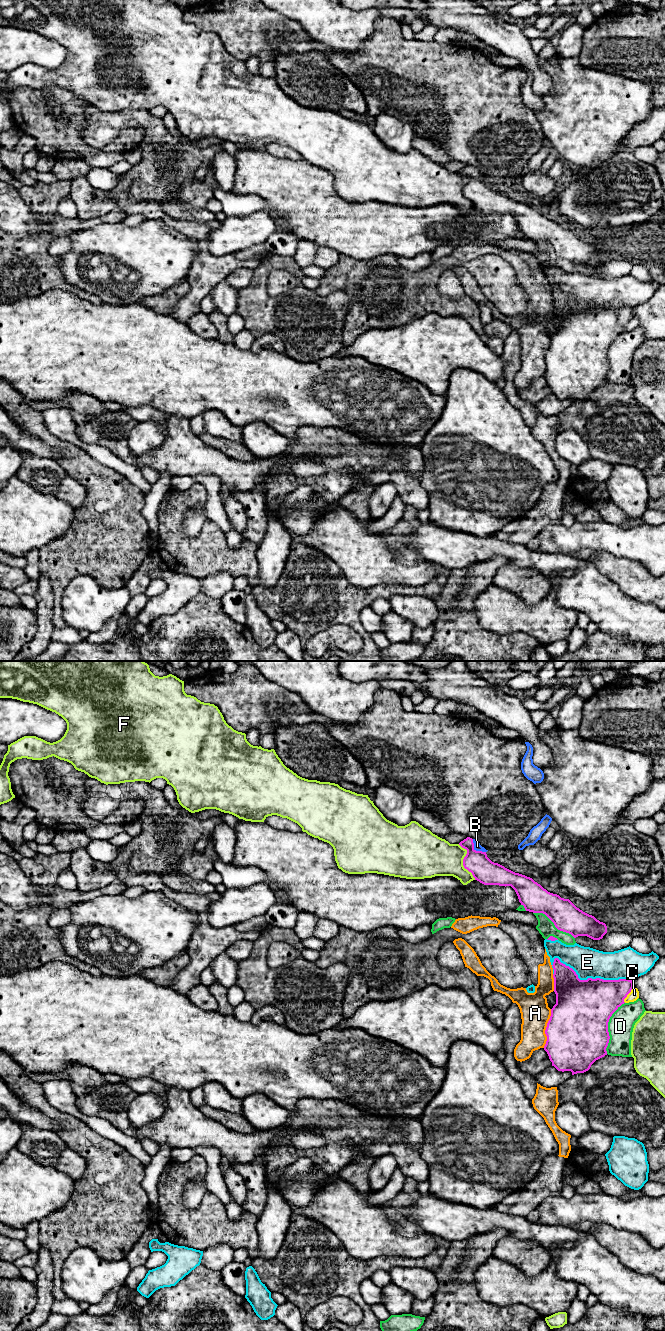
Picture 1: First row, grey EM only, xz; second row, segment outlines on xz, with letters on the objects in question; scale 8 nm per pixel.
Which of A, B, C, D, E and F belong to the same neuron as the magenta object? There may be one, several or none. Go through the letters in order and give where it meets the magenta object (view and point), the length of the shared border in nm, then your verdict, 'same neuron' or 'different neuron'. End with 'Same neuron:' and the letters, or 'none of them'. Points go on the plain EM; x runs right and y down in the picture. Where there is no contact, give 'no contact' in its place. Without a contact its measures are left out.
A: meets magenta in xz at (546, 356); contact 320 nm long; different neuron
B: meets magenta in xz at (475, 178); contact 160 nm long; same neuron
C: meets magenta in xz at (627, 322); contact 150 nm long; different neuron
D: meets magenta in xz at (607, 356); contact 440 nm long; different neuron
E: meets magenta in xz at (591, 306); contact 650 nm long; different neuron
F: meets magenta in xz at (463, 189); contact 320 nm long; different neuron
Same neuron: B

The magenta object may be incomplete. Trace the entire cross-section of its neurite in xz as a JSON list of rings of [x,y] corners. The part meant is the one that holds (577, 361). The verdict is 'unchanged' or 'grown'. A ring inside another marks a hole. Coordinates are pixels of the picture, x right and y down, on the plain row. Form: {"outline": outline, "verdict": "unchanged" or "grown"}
{"outline": [[[554,287],[554,320],[556,332],[551,337],[545,362],[544,378],[552,394],[558,399],[571,399],[572,403],[588,399],[598,387],[607,383],[609,371],[608,350],[612,342],[624,332],[624,327],[634,316],[632,308],[603,308],[600,306],[580,308],[576,300]]], "verdict": "unchanged"}

